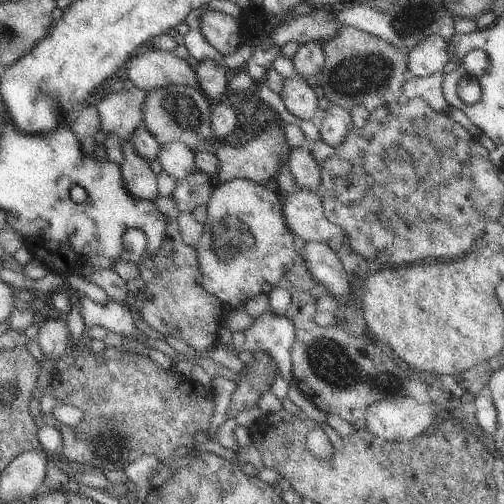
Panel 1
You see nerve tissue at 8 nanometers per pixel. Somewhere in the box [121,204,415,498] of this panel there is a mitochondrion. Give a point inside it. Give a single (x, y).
(331, 362)

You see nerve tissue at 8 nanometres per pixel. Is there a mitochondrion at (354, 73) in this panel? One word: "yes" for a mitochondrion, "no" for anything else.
yes

